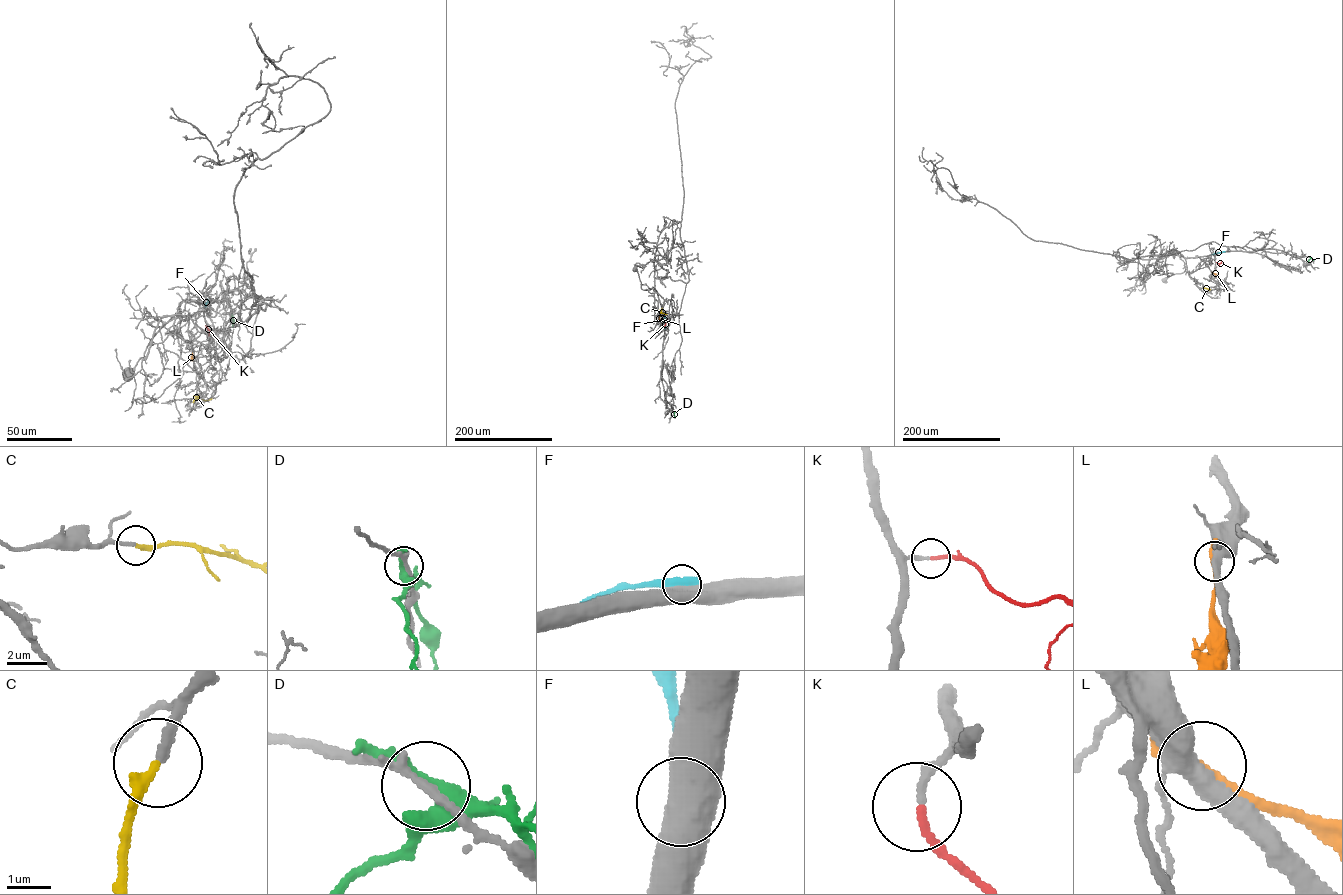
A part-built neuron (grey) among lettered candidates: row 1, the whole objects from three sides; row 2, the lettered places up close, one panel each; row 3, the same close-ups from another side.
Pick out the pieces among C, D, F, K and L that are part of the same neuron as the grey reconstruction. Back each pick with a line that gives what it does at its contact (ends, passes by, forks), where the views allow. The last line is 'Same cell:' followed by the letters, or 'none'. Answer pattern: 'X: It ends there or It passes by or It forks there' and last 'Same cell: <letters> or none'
C: It ends there
K: It ends there
Same cell: C, K

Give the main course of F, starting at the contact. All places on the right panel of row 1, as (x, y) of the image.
F: (1224, 251), (1212, 254)

